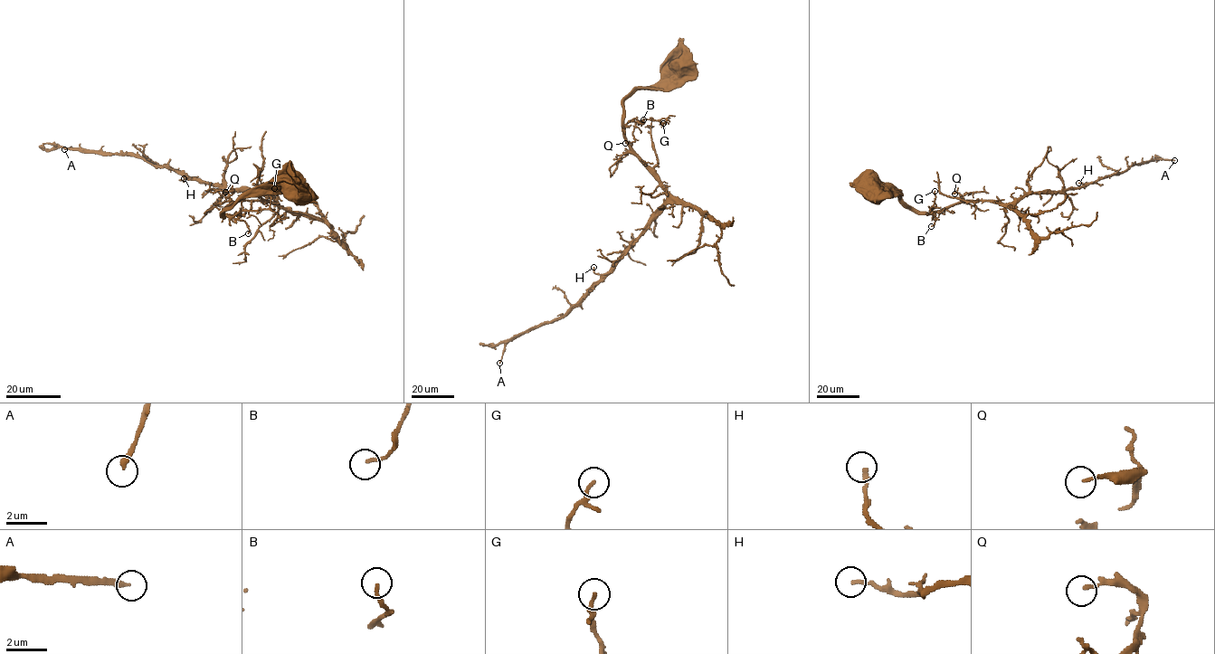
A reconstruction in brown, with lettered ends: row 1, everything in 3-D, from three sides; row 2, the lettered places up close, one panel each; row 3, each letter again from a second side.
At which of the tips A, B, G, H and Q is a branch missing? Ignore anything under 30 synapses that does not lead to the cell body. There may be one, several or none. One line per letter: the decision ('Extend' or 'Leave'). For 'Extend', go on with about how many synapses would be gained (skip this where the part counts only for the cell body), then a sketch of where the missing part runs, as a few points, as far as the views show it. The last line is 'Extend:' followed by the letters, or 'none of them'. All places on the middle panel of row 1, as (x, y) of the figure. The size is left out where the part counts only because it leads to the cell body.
A: Leave
B: Leave
G: Leave
H: Leave
Q: Extend. Roughly 35 synapses. Course of what is missing: (625, 143), (606, 144), (601, 153)
Extend: Q

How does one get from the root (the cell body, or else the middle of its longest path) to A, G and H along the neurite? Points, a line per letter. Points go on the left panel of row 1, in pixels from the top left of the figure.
A: (296, 190), (254, 186), (223, 217), (232, 203), (278, 204), (262, 192), (228, 190), (132, 156), (64, 149)
G: (296, 190), (280, 183), (254, 186), (226, 207), (223, 217), (242, 211), (267, 209), (274, 188)
H: (296, 190), (280, 183), (254, 186), (223, 217), (232, 203), (278, 204), (262, 192), (184, 178)

